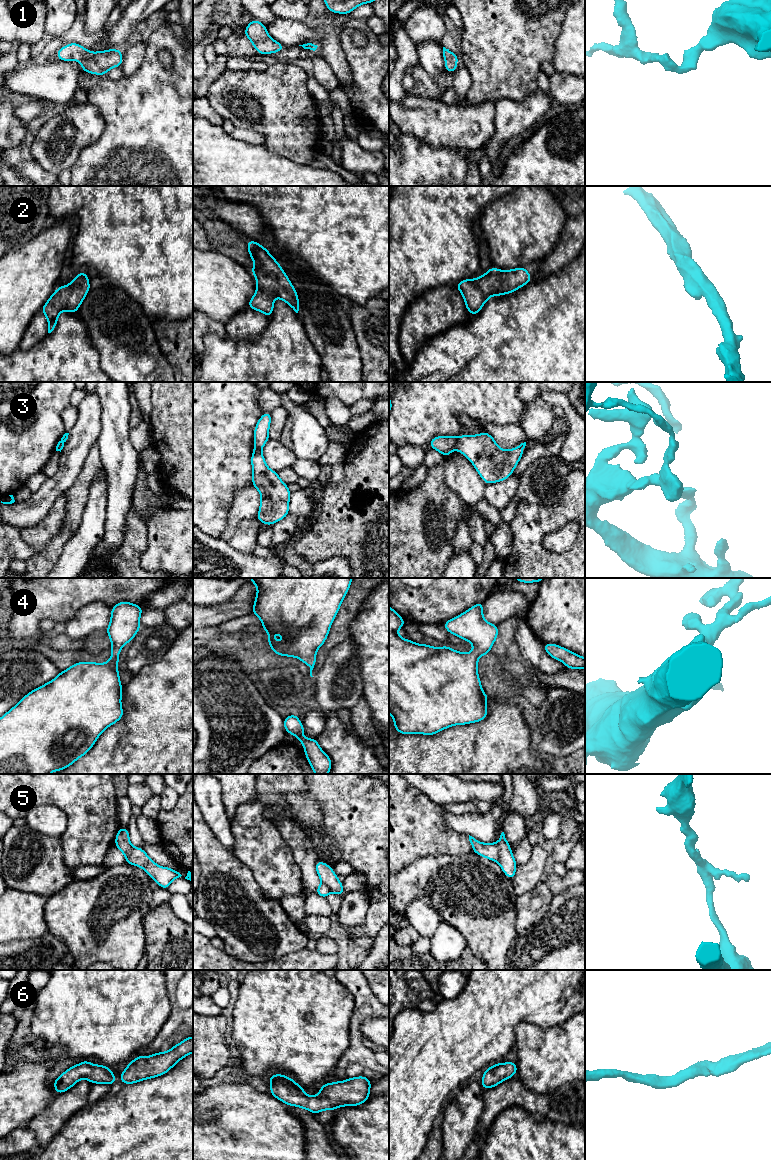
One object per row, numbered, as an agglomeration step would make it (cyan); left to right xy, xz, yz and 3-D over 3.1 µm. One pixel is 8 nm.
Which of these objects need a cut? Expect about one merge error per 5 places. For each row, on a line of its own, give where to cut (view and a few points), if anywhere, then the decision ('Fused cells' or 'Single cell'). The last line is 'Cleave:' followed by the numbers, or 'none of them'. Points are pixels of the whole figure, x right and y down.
1: No split. Single cell
2: No split. Single cell
3: Split along yz (457, 438), (454, 447). Fused cells
4: No split. Single cell
5: Split along yz (495, 844), (498, 849), (499, 861). Fused cells
6: No split. Single cell
Cleave: 3, 5

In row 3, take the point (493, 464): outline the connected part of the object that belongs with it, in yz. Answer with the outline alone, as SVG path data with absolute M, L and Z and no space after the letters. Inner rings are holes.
M483 432L459 436L455 449L474 465L486 484L493 484L512 475L525 446L526 442L511 450L502 450L488 432Z

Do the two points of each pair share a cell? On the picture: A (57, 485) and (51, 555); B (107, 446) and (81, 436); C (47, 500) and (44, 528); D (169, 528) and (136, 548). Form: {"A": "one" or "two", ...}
{"A": "two", "B": "two", "C": "two", "D": "two"}

